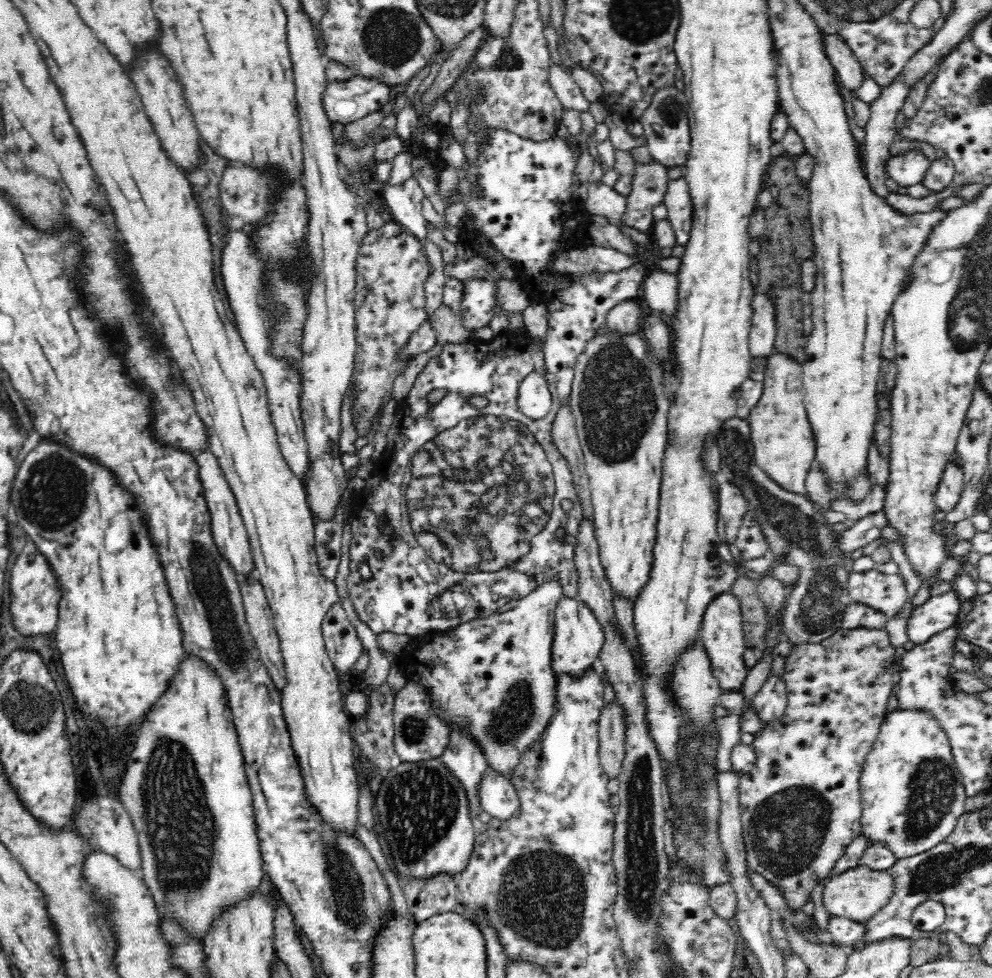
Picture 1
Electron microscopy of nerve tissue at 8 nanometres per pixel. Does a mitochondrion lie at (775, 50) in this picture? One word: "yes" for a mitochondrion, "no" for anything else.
no

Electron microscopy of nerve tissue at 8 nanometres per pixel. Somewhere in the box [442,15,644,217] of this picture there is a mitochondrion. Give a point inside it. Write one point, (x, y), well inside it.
(508, 60)

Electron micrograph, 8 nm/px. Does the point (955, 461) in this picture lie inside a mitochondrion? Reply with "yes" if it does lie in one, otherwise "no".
no

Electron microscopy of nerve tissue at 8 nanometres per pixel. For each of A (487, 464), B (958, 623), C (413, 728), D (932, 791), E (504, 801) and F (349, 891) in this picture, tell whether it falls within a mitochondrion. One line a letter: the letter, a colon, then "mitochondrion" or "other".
A: mitochondrion
B: other
C: mitochondrion
D: mitochondrion
E: other
F: mitochondrion

